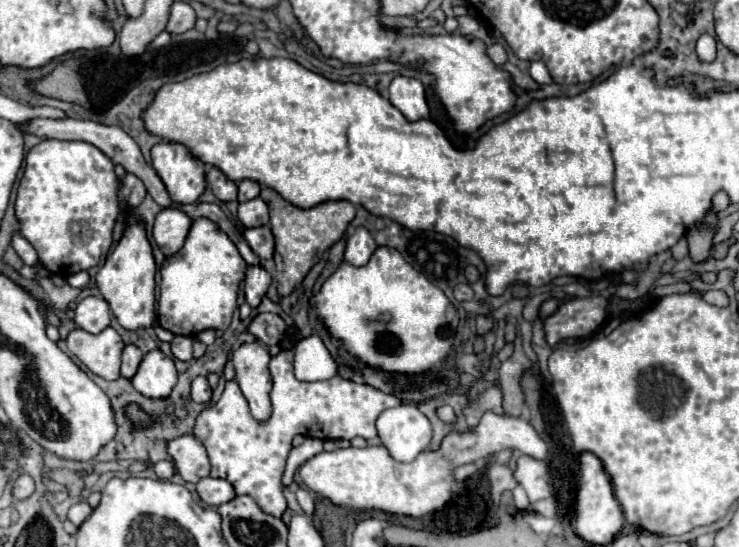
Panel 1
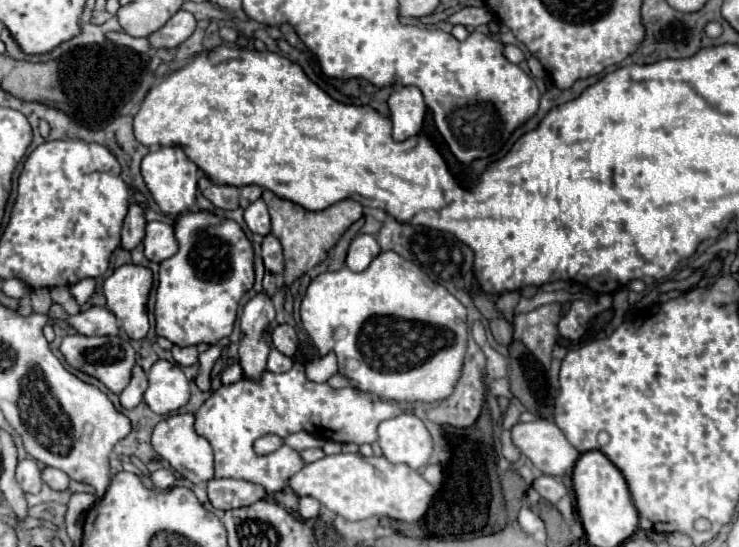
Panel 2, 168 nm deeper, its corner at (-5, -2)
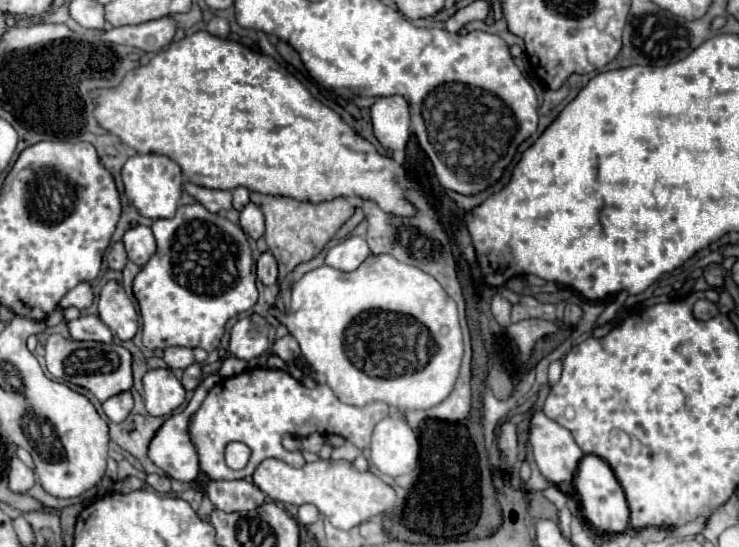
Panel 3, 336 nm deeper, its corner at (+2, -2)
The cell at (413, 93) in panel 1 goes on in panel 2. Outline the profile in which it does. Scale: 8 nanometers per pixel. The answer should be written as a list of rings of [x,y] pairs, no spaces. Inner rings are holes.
[[[399,86],[389,96],[389,110],[393,118],[393,140],[405,140],[421,130],[427,106],[417,86]]]

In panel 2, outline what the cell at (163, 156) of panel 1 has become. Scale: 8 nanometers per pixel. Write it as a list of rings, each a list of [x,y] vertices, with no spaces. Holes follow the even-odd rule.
[[[161,146],[151,150],[141,162],[141,174],[165,214],[181,214],[187,212],[197,202],[197,172],[199,168],[185,156],[181,146]]]

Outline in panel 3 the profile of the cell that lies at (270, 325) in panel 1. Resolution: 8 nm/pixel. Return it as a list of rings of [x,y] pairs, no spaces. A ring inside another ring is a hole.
[[[290,334],[278,338],[278,340],[274,342],[274,346],[272,346],[272,352],[274,352],[278,358],[282,358],[284,362],[292,362],[292,360],[296,360],[296,358],[300,356],[298,342],[296,342]]]

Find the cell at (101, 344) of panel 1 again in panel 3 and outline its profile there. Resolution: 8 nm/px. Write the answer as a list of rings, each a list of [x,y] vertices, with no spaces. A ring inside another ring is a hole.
[[[50,334],[44,358],[46,368],[54,378],[90,390],[100,402],[132,388],[132,356],[126,348],[118,344],[74,342],[70,338],[62,338],[60,334]]]

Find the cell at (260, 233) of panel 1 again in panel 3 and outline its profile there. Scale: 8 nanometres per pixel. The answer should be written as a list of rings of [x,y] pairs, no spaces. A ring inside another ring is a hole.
[[[264,252],[256,261],[257,280],[262,282],[264,286],[272,286],[276,284],[278,278],[278,266],[274,262],[274,256],[270,252]]]

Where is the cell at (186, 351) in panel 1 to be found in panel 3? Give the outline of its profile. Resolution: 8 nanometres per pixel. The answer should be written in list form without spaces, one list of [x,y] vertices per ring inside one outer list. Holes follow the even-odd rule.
[[[172,346],[164,350],[164,362],[174,370],[174,368],[188,368],[190,364],[194,364],[194,354],[190,348],[184,346]]]

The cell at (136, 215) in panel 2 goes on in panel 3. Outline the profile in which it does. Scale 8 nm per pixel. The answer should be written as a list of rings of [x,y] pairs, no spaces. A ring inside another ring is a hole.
[[[116,242],[116,244],[110,248],[110,252],[108,252],[108,256],[106,256],[106,262],[108,262],[108,268],[110,268],[110,270],[124,270],[128,258],[126,258],[126,250],[124,250],[122,242]]]

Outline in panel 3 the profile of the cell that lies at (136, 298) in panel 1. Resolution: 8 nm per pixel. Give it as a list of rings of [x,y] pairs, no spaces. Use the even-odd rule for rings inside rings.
[[[108,282],[98,296],[100,320],[116,334],[120,340],[132,340],[138,332],[138,318],[132,300],[126,296],[124,288],[116,282]]]

